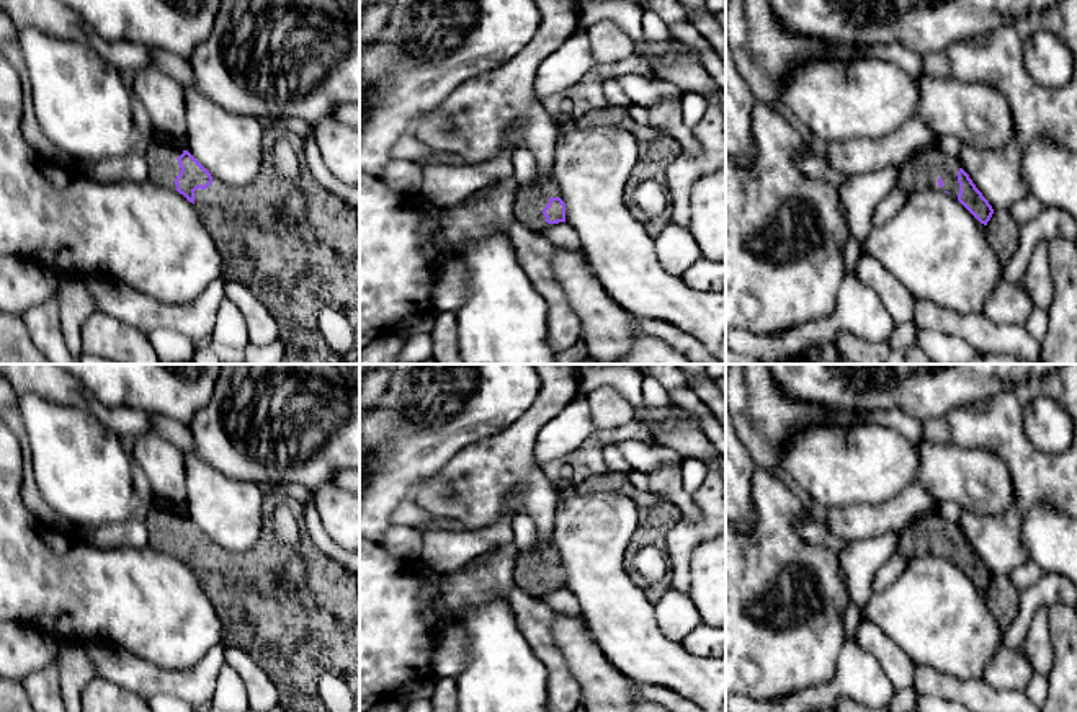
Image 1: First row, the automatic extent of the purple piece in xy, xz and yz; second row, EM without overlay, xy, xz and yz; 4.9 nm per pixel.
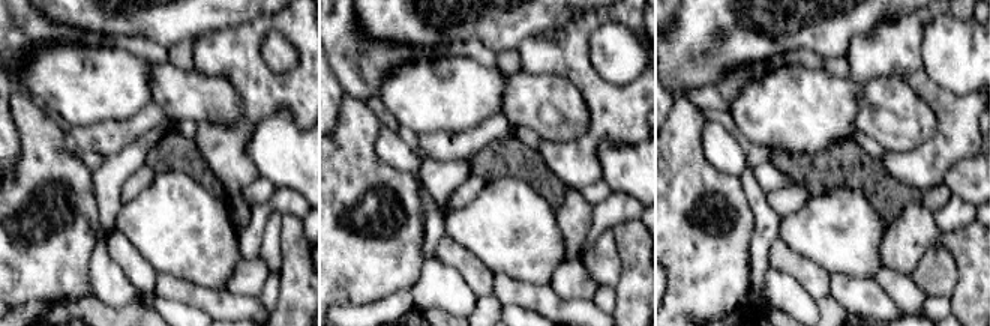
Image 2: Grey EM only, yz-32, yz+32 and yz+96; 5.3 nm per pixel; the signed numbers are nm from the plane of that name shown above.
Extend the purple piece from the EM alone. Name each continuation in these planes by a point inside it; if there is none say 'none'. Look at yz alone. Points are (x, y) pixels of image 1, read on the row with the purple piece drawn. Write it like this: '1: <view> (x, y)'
1: yz (920, 172)

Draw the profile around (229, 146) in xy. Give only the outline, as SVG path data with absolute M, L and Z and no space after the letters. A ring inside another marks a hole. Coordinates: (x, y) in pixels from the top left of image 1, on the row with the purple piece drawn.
M185 88L185 150L224 186L247 186L266 162L265 122L232 113L196 90Z

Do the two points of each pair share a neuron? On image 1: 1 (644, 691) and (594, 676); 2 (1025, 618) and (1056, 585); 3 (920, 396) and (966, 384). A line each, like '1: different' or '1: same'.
1: different
2: same
3: same

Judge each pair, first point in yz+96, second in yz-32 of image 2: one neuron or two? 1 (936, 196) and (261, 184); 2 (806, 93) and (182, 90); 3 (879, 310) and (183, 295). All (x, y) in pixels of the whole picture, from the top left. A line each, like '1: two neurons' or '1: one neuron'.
1: one neuron
2: two neurons
3: one neuron

